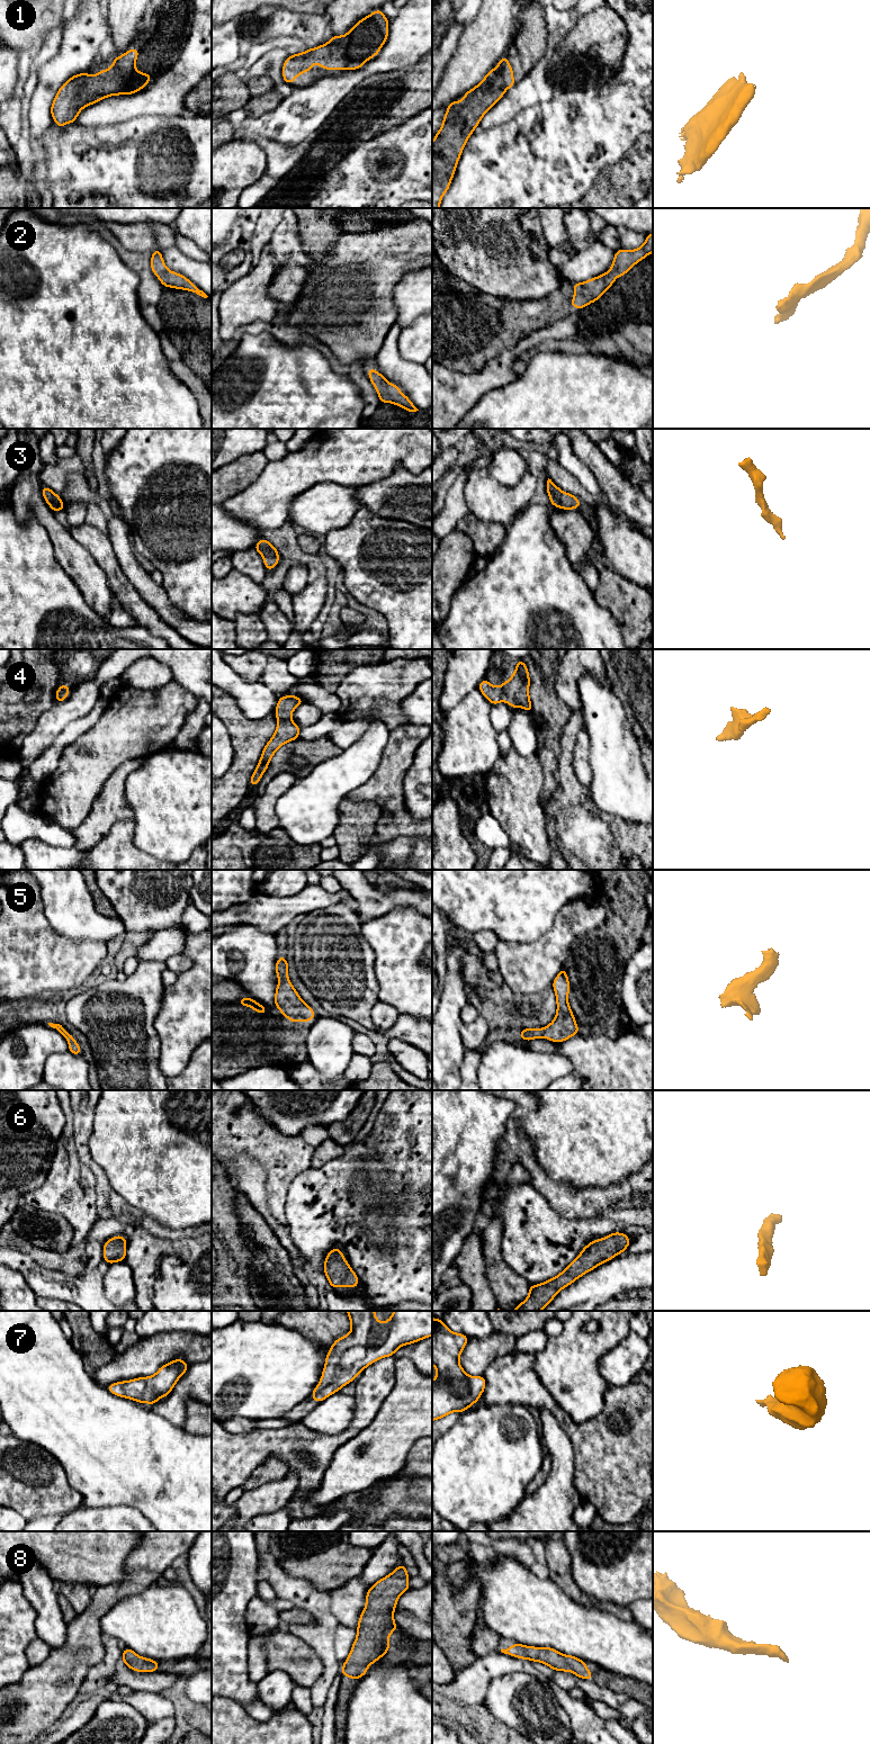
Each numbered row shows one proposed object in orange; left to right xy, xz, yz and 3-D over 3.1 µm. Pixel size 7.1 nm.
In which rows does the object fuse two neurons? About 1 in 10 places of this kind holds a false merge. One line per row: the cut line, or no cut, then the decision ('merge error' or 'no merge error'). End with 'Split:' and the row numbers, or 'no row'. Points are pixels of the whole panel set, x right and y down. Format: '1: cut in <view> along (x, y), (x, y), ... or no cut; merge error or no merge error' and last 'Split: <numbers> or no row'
1: no cut; no merge error
2: no cut; no merge error
3: no cut; no merge error
4: no cut; no merge error
5: no cut; no merge error
6: no cut; no merge error
7: no cut; no merge error
8: no cut; no merge error
Split: no row

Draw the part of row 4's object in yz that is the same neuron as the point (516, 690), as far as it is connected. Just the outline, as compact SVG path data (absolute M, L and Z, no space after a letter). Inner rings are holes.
M518 660L513 675L500 686L493 686L485 678L481 681L478 689L482 694L492 703L499 704L505 701L512 709L520 707L528 712L532 712L529 698L530 677L524 660Z

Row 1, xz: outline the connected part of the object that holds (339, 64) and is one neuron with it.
M382 9L359 20L346 35L335 36L323 45L292 54L282 64L282 79L294 83L297 77L310 72L313 64L324 70L357 70L376 56L388 37L389 21Z

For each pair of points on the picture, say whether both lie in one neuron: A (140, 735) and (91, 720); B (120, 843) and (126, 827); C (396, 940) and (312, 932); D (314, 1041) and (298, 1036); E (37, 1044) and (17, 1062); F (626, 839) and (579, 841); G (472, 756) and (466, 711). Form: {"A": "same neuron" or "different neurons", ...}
{"A": "different neurons", "B": "same neuron", "C": "different neurons", "D": "different neurons", "E": "same neuron", "F": "same neuron", "G": "same neuron"}

